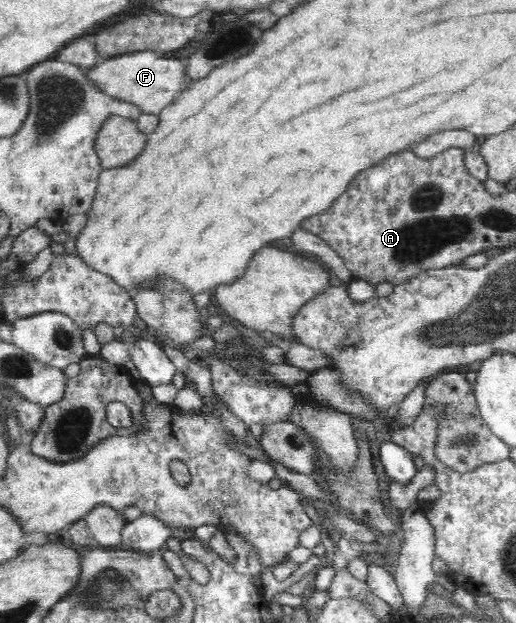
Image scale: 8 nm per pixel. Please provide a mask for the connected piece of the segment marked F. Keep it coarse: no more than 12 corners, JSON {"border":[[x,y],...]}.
{"border":[[153,51],[85,71],[108,97],[159,115],[193,81]]}

